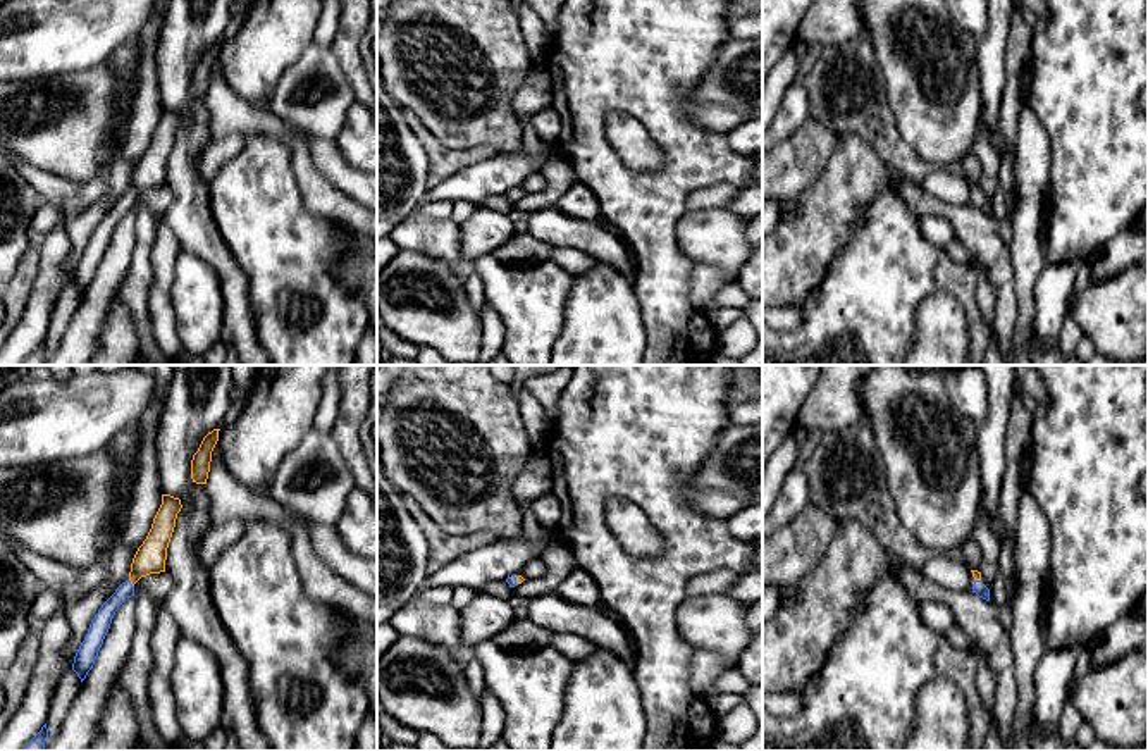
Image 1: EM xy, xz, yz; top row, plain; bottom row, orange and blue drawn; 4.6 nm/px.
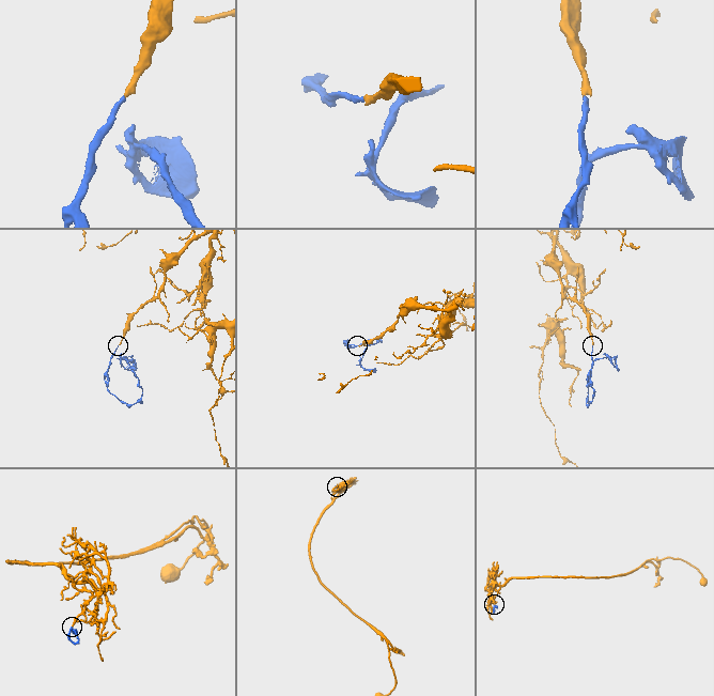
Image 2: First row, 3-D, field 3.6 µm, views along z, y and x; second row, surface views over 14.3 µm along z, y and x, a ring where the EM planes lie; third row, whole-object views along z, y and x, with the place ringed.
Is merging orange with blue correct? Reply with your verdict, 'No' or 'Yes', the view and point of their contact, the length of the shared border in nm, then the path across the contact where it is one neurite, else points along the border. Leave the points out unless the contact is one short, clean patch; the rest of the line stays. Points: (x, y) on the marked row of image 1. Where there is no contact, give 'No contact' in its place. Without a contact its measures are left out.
Yes. Touches orange at xy (131, 583). Shared border 40 nm. Path across: xy (150, 558), (131, 583), (111, 605), (100, 624)

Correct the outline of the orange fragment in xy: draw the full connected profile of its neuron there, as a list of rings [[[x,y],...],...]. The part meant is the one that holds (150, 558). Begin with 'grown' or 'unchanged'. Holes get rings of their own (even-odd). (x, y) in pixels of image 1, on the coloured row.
grown | [[[162,494],[162,505],[153,518],[151,529],[133,558],[129,579],[102,605],[74,656],[72,670],[81,682],[95,665],[115,611],[126,598],[134,596],[134,584],[150,574],[165,572],[167,548],[181,508],[182,505],[179,498]]]

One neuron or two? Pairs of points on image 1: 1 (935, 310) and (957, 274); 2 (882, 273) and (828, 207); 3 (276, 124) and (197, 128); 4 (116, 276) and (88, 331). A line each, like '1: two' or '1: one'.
1: two
2: two
3: two
4: one

